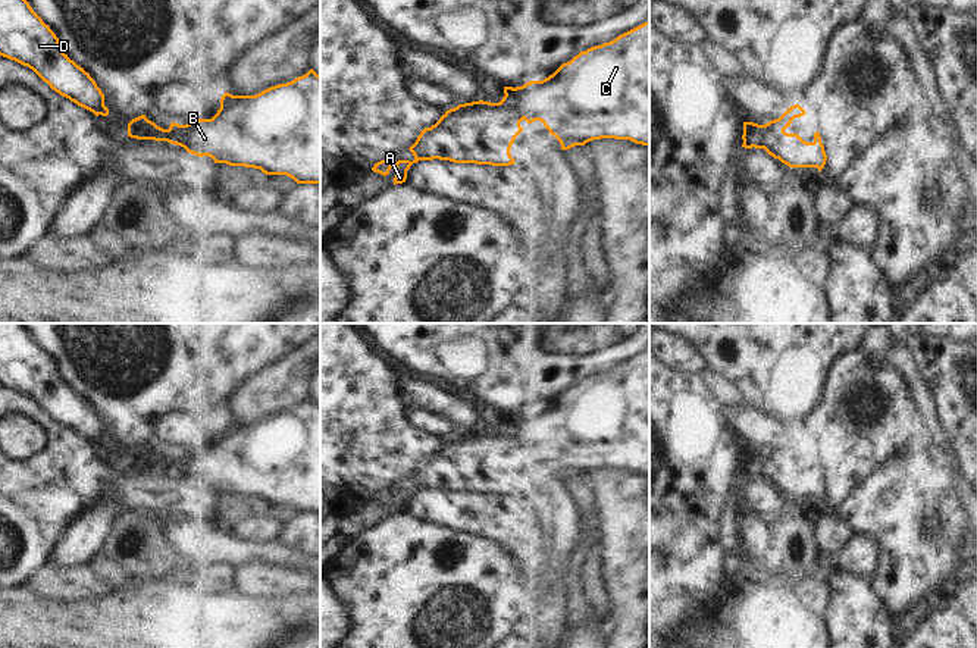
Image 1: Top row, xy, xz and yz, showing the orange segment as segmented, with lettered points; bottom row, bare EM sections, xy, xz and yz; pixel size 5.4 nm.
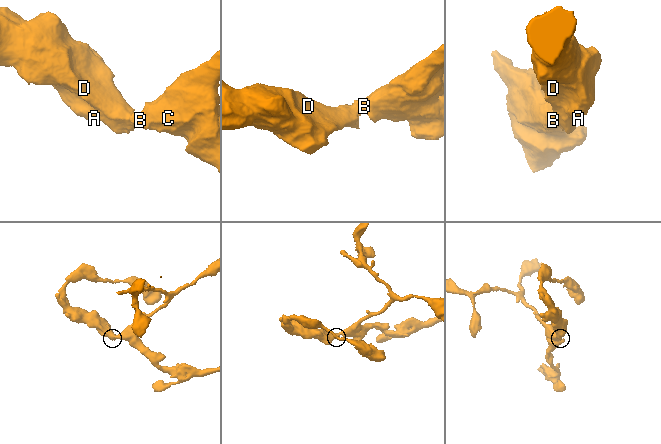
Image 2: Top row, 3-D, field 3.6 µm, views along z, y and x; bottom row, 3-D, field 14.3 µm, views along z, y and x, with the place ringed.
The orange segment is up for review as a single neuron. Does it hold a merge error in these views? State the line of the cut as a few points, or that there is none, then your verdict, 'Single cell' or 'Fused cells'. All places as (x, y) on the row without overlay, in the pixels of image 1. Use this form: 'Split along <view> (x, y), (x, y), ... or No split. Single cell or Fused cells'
No split. Single cell.

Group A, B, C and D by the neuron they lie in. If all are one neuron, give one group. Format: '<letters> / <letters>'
A B C D

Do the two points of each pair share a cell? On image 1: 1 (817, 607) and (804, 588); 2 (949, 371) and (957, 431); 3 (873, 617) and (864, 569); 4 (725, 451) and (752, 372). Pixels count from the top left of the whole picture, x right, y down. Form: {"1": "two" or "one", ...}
{"1": "one", "2": "one", "3": "two", "4": "two"}

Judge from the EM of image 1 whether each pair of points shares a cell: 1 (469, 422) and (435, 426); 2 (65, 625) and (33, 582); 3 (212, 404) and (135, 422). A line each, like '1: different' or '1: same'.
1: different
2: different
3: same

